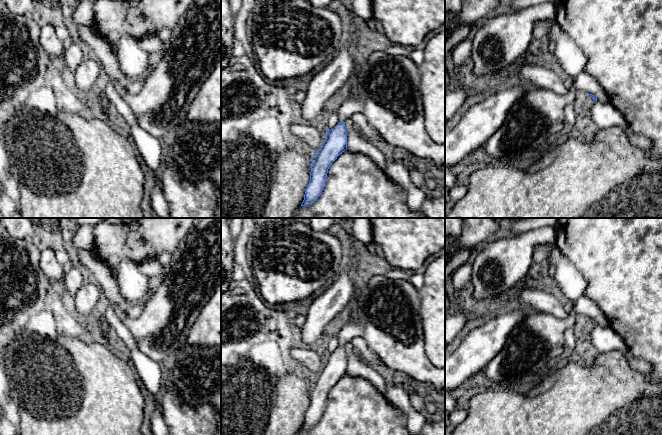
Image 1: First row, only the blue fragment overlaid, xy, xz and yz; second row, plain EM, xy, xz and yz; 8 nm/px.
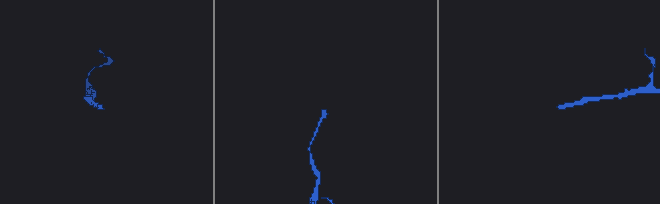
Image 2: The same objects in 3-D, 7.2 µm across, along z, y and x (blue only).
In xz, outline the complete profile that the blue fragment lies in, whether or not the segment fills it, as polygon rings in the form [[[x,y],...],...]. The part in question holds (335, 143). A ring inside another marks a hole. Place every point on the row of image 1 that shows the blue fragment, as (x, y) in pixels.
[[[349,93],[340,105],[337,114],[340,122],[336,127],[327,130],[322,147],[315,152],[312,158],[310,181],[305,190],[304,200],[301,206],[307,206],[315,202],[321,195],[331,164],[347,149],[347,131],[345,122],[354,113],[360,113],[364,102],[355,93]]]

